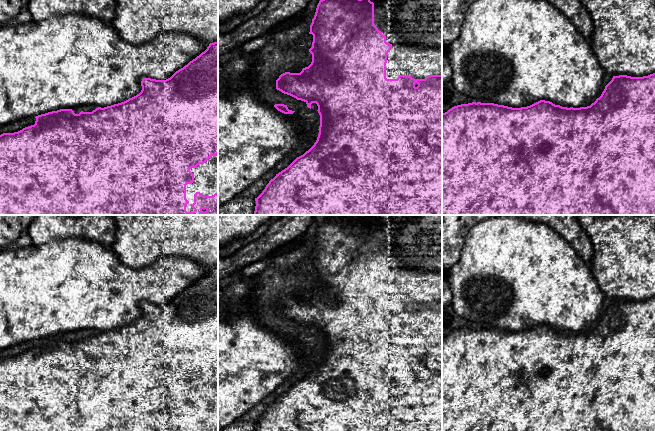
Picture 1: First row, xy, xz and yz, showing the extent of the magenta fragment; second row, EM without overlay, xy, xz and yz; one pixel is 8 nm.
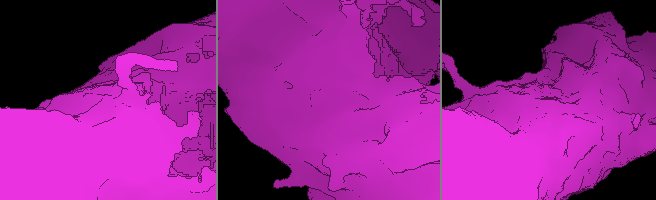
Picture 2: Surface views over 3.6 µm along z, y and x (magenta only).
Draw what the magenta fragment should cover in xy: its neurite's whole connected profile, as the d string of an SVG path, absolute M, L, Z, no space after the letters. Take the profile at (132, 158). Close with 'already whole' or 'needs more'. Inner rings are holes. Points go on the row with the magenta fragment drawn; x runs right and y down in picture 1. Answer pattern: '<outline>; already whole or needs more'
M218 42L207 49L166 80L143 78L142 90L128 100L104 108L95 105L60 109L36 116L34 125L14 133L0 135L0 215L218 215Z; needs more

